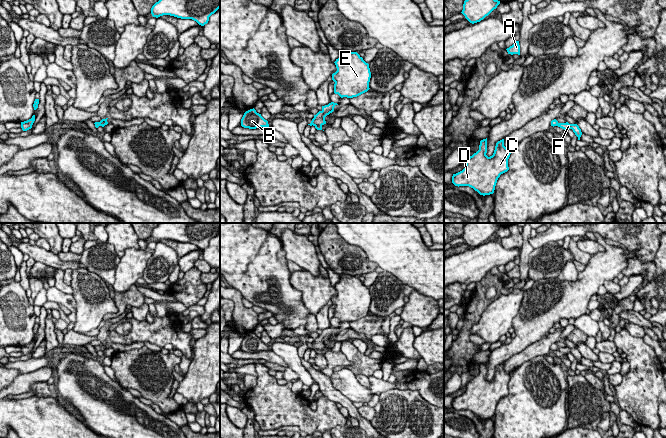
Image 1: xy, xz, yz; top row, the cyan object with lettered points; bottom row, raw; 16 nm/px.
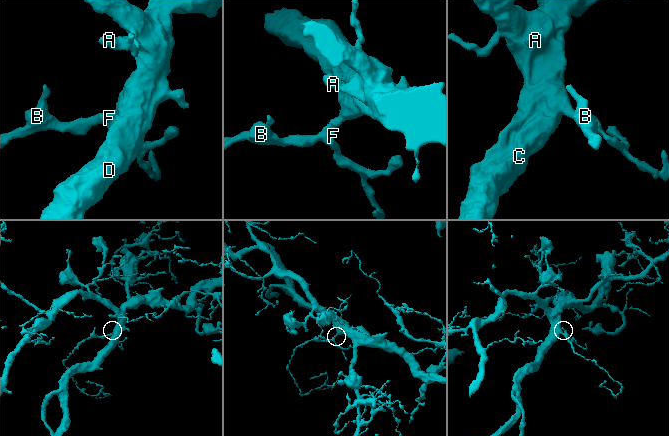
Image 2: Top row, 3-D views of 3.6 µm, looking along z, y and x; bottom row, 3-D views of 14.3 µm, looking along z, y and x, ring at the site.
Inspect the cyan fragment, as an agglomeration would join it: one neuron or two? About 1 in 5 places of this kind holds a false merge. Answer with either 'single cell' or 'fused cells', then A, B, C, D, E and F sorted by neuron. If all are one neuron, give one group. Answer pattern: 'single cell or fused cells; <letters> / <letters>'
single cell; A B C D E F

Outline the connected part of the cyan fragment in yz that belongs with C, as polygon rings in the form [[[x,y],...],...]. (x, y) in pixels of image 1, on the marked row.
[[[487,138],[480,141],[479,150],[470,156],[466,161],[466,167],[452,176],[452,183],[455,186],[469,186],[480,195],[490,195],[494,193],[495,186],[501,174],[509,170],[508,159],[511,154],[511,148],[504,146],[504,139],[498,141],[492,156],[488,157]]]

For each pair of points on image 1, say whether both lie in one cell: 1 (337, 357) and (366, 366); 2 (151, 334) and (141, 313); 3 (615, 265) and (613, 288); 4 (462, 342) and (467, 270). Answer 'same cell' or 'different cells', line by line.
1: different cells
2: different cells
3: different cells
4: different cells

